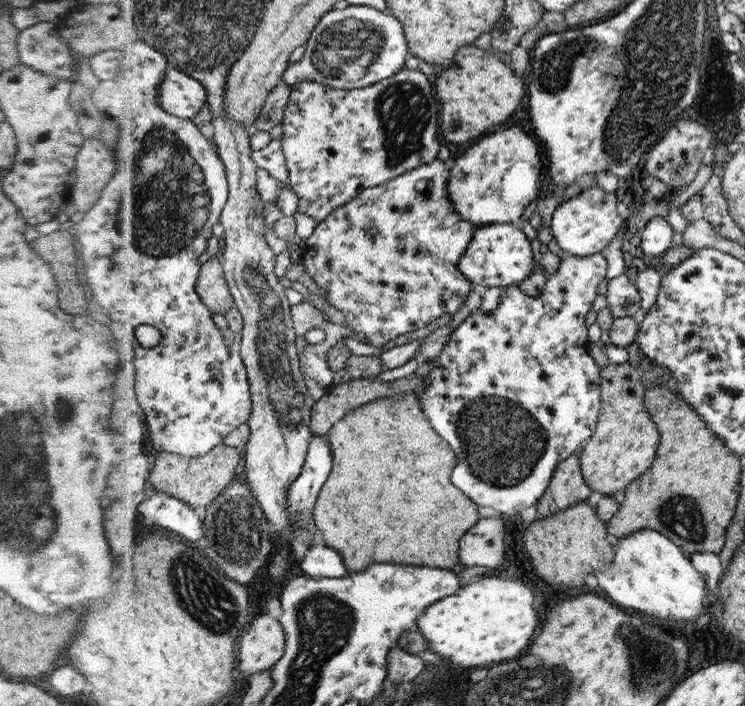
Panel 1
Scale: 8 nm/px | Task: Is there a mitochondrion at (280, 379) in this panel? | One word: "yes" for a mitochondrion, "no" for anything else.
yes

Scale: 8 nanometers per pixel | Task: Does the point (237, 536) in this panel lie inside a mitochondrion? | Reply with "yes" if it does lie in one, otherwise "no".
yes

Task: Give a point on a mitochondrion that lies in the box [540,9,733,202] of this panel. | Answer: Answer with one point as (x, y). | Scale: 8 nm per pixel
(712, 71)

